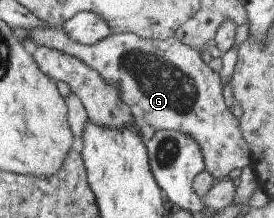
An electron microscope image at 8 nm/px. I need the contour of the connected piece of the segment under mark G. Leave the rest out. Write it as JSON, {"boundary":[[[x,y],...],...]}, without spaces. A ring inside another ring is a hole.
{"boundary":[[[40,24],[38,28],[27,31],[25,39],[29,39],[36,46],[44,45],[48,49],[56,49],[77,57],[90,69],[96,71],[106,85],[117,88],[120,99],[131,112],[132,117],[141,124],[150,125],[155,130],[180,131],[192,137],[200,149],[205,170],[215,181],[227,179],[232,169],[242,169],[250,165],[250,150],[240,133],[239,121],[226,109],[222,100],[218,73],[212,71],[208,64],[202,61],[197,50],[184,45],[175,36],[163,40],[150,40],[138,37],[134,33],[114,33],[98,43],[86,45],[72,41],[62,30],[46,29]]]}

